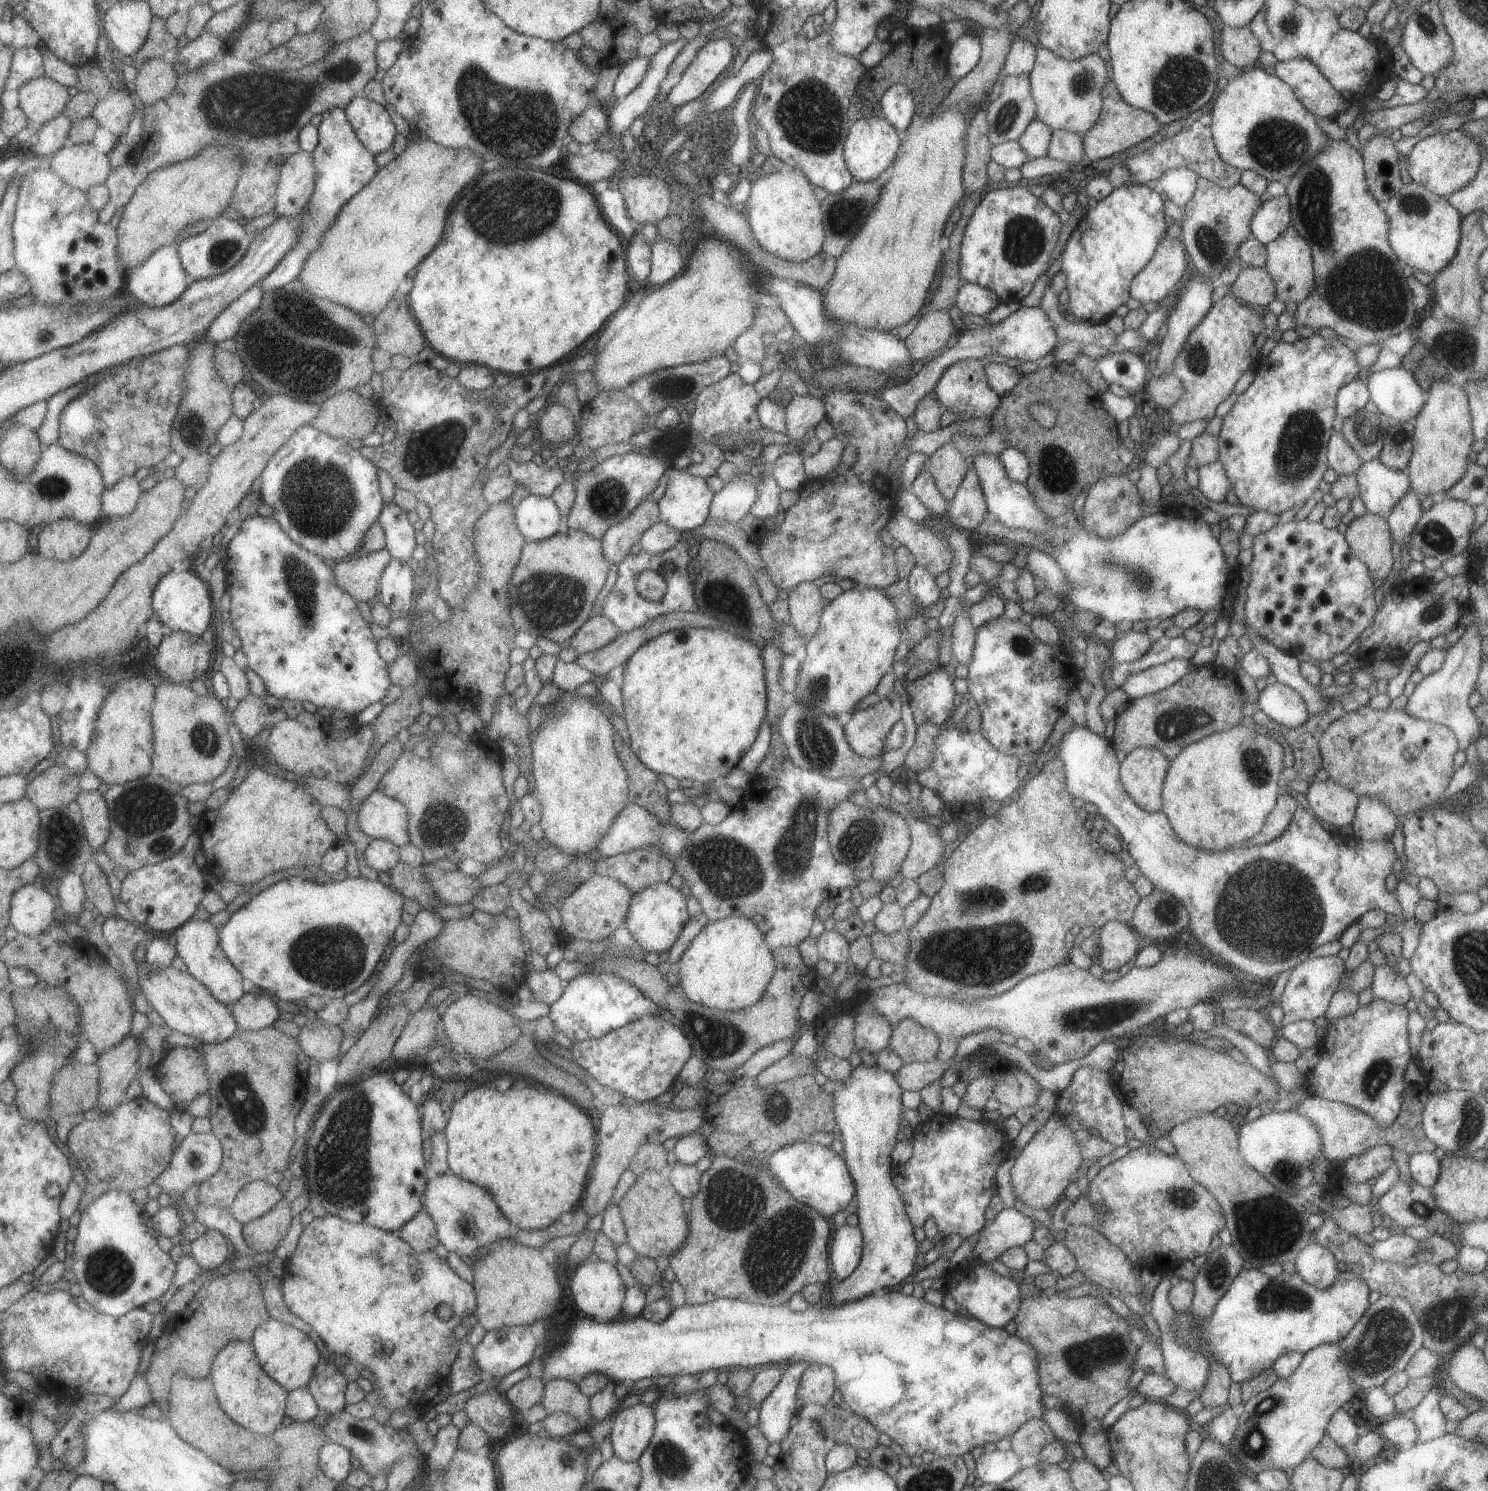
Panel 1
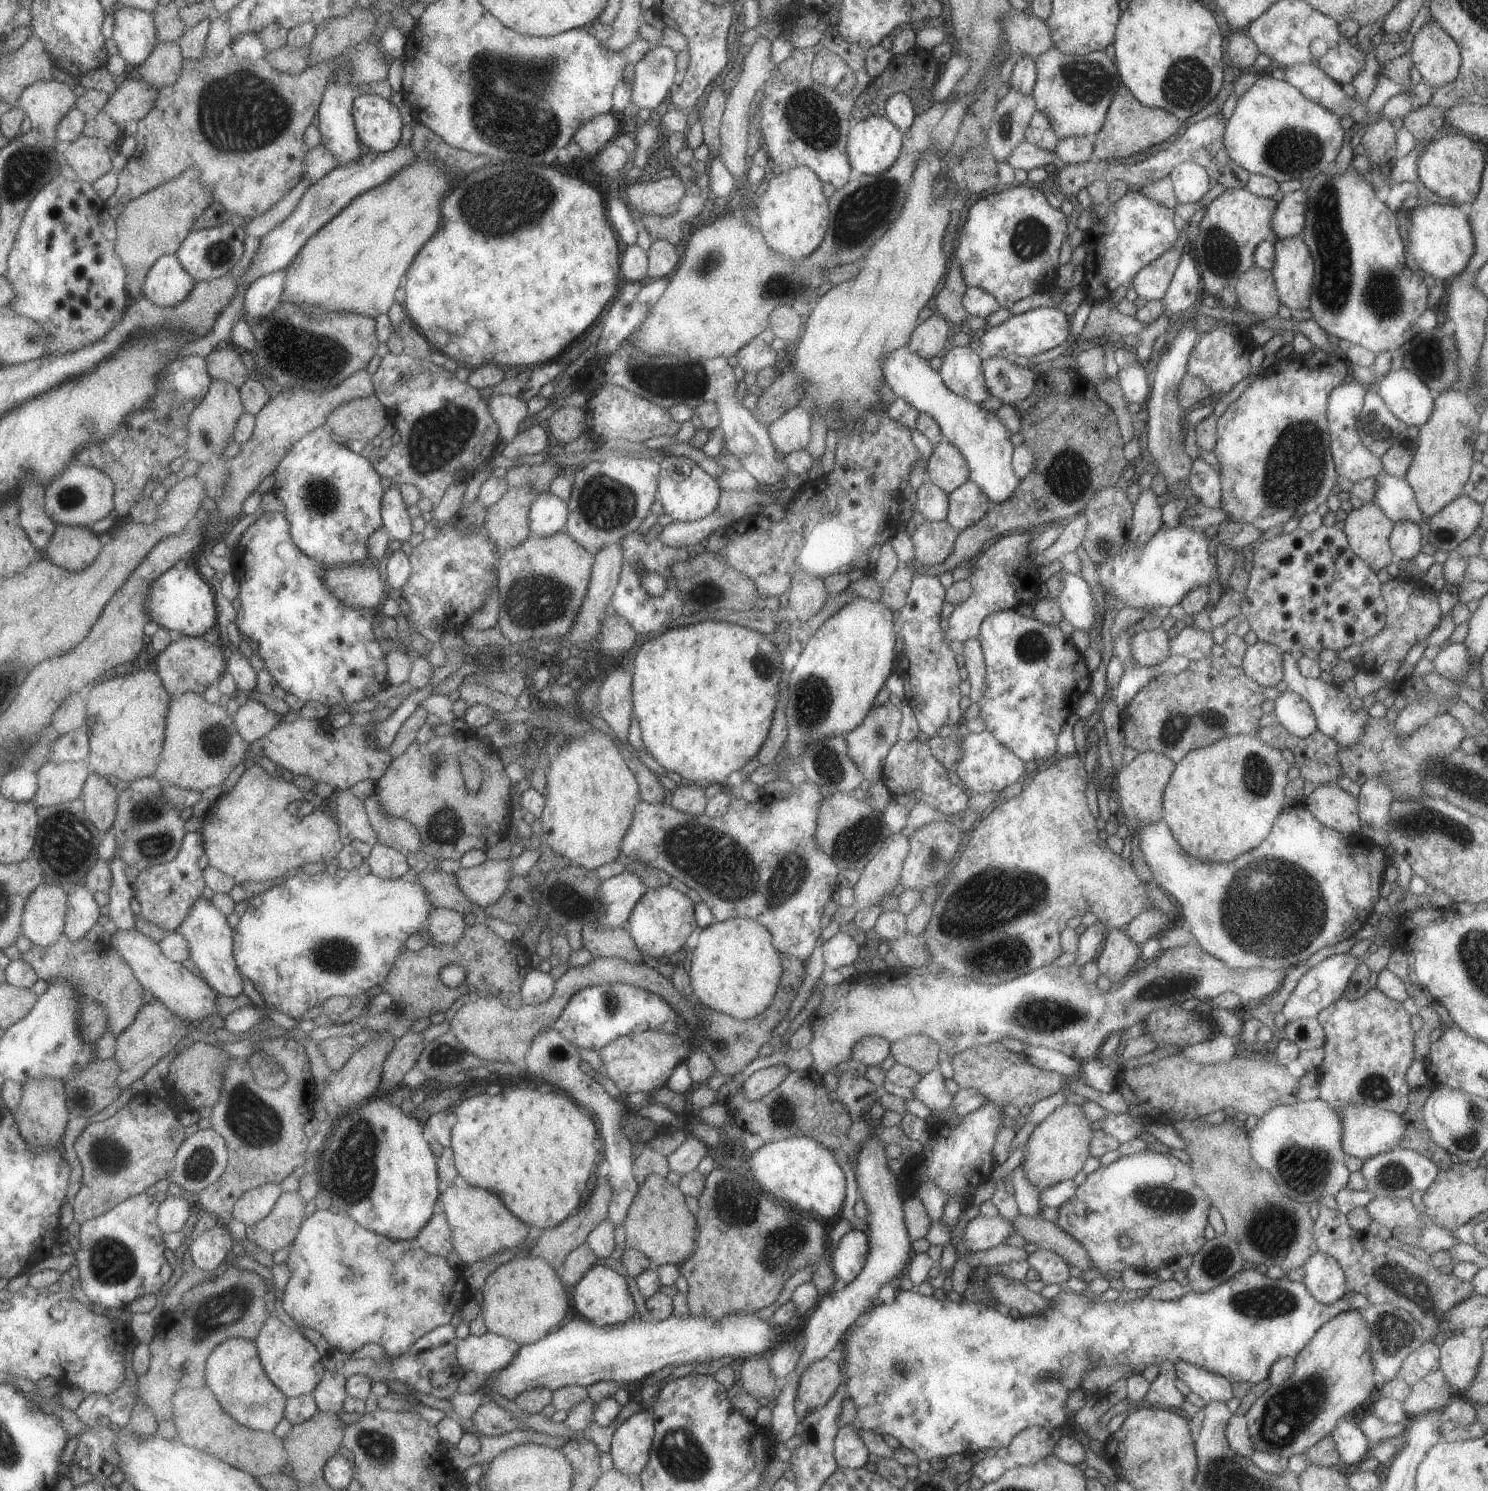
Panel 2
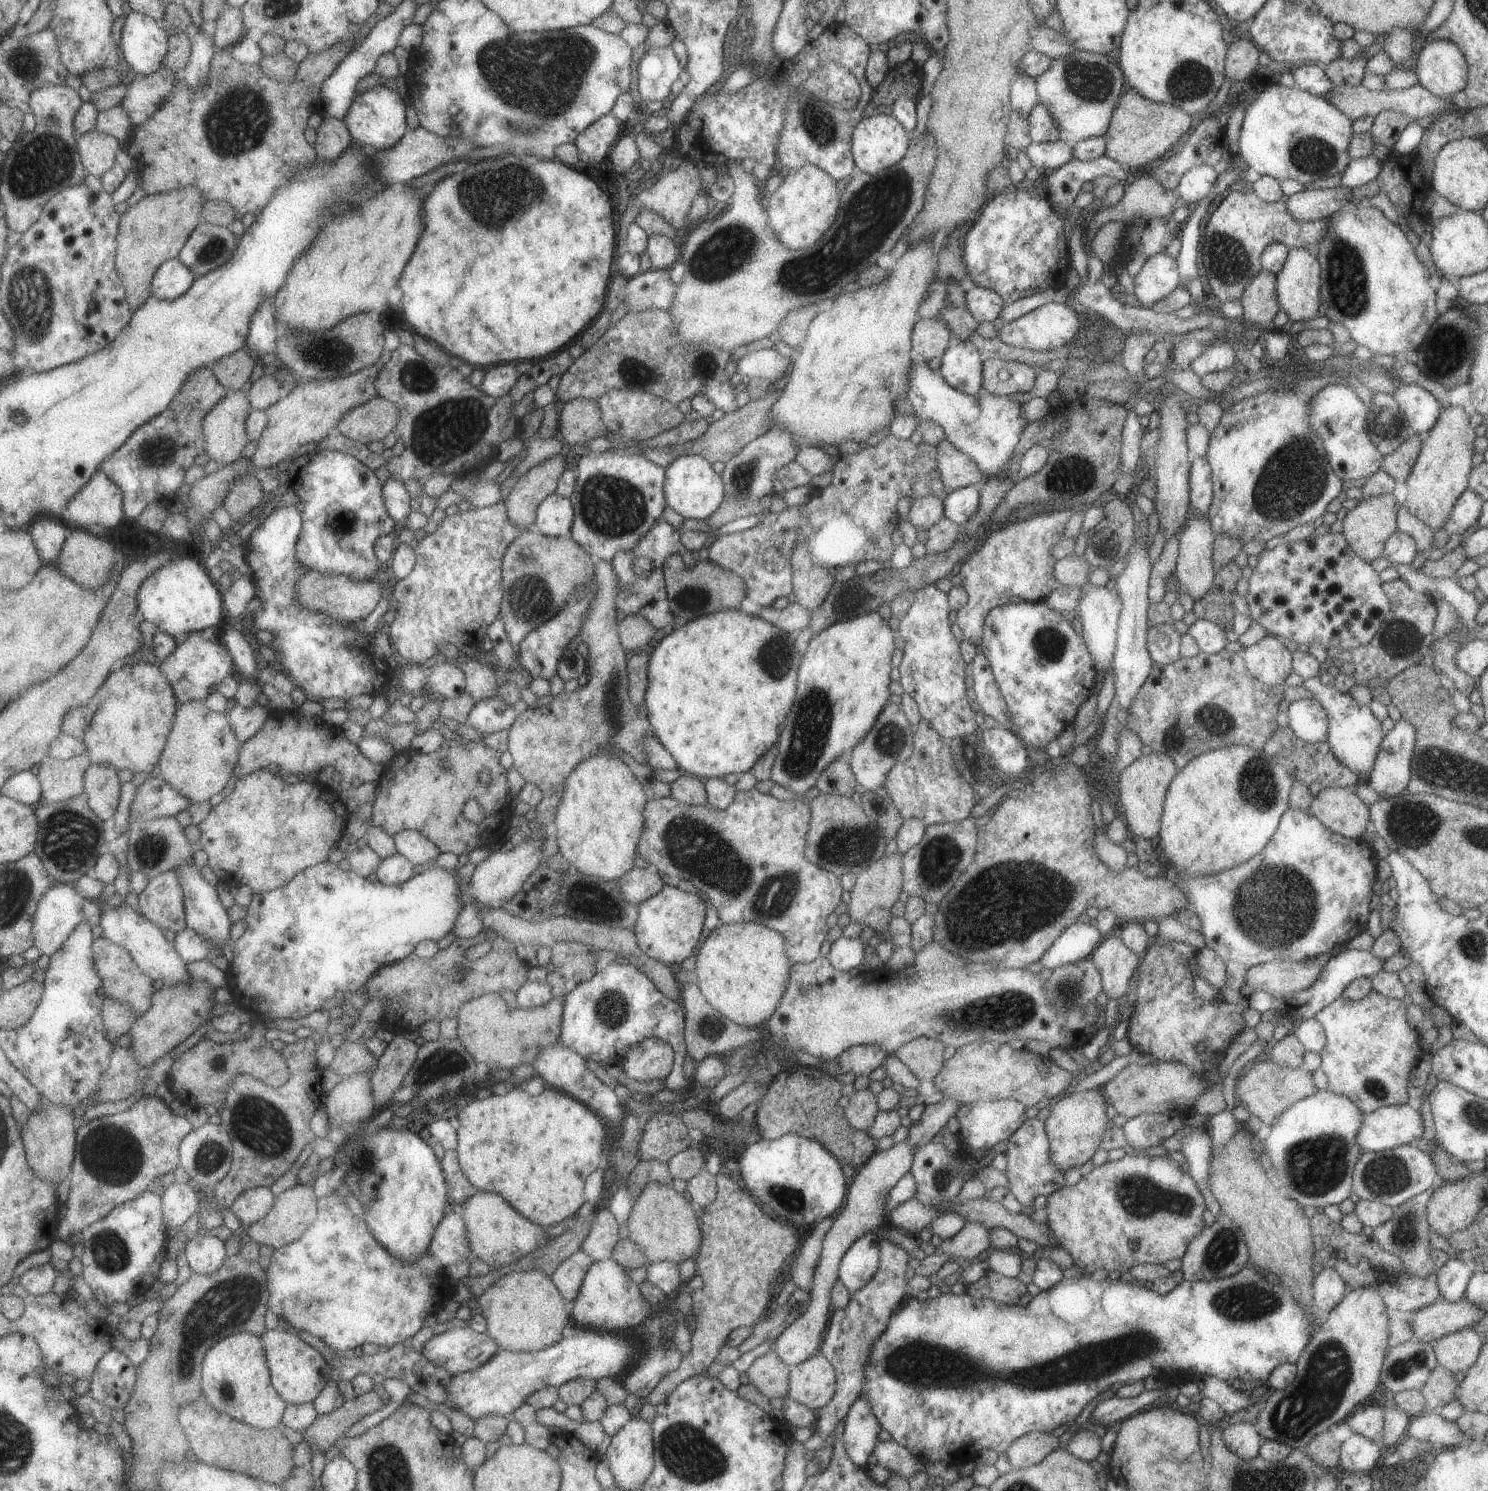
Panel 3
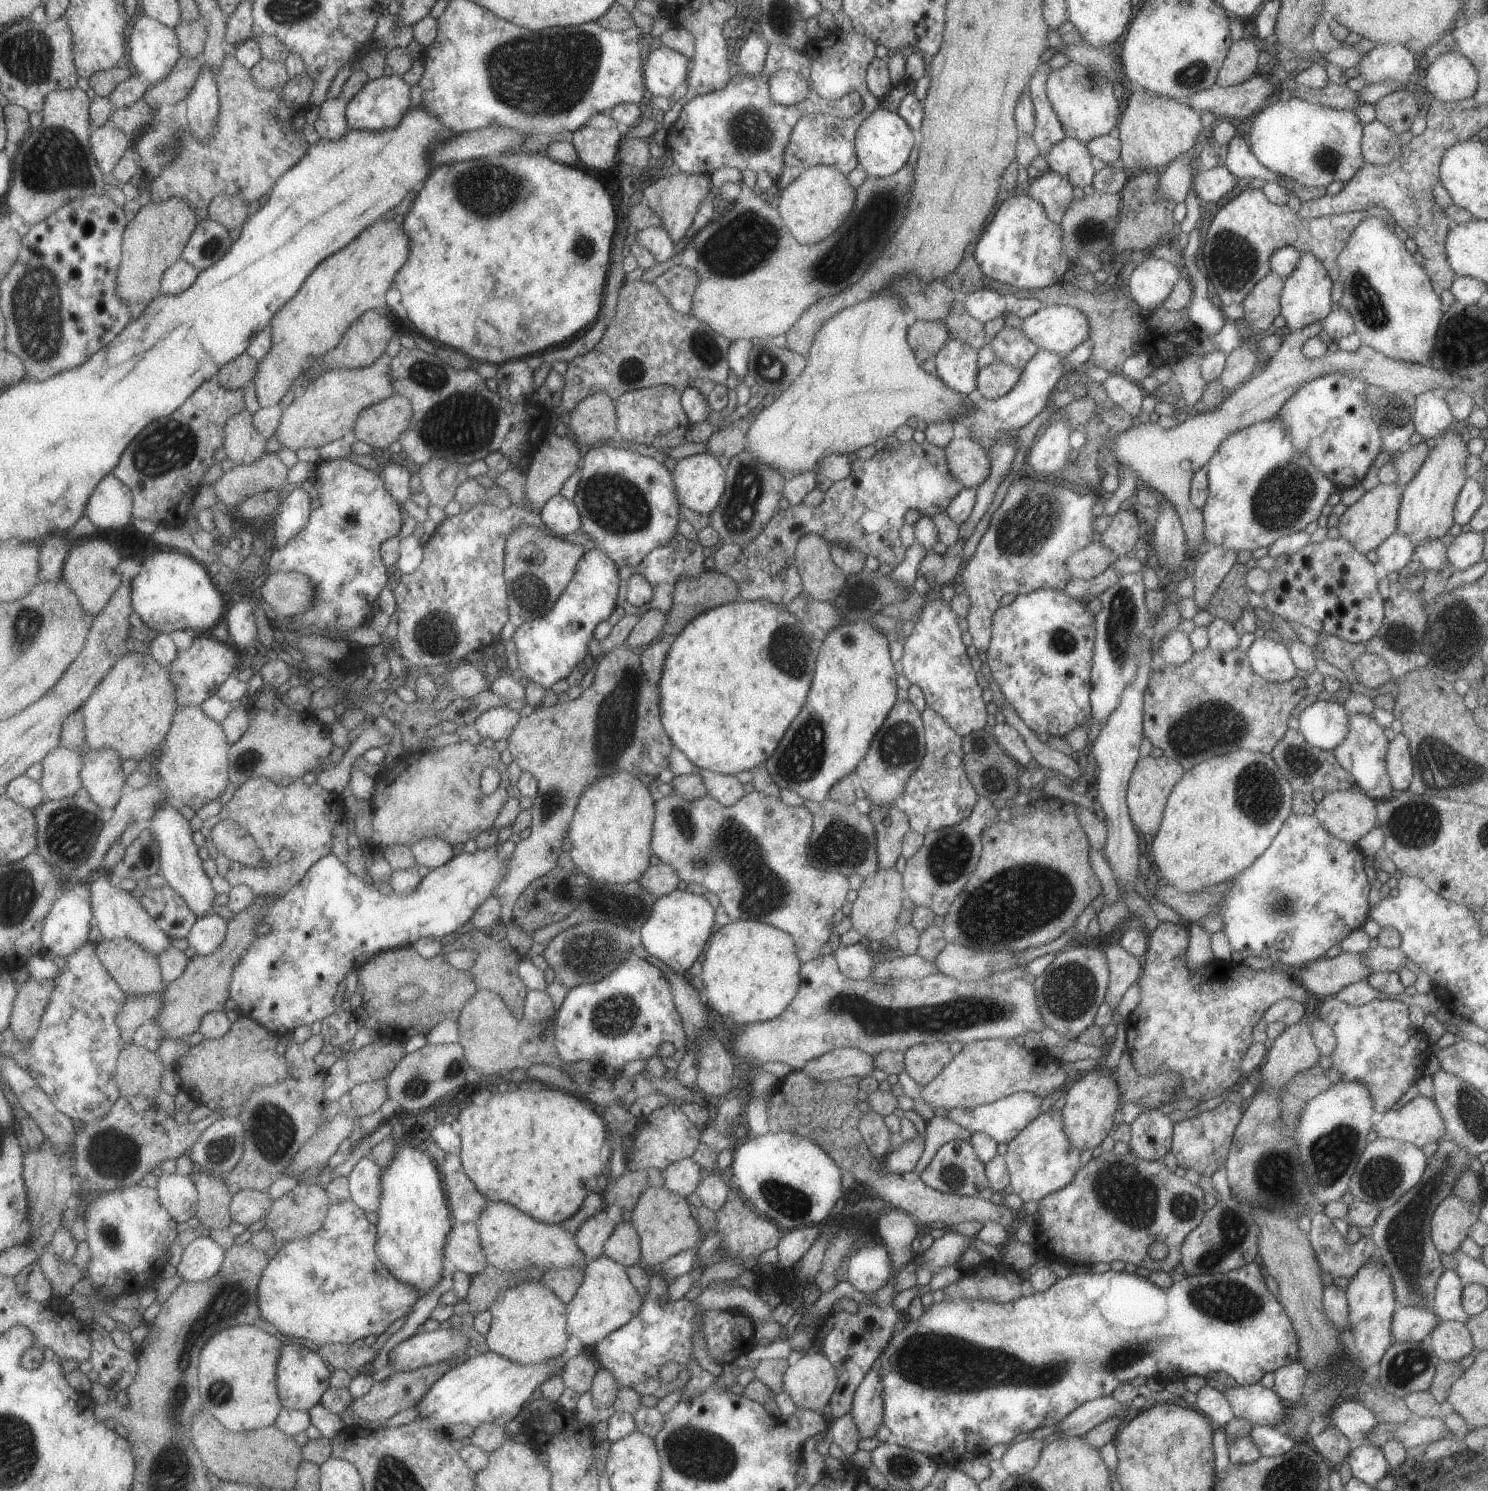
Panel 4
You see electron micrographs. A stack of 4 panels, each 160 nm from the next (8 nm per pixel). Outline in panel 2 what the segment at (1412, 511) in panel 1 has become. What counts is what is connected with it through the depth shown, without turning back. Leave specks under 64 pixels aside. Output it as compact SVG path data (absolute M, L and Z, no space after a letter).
M1397 520L1388 539L1394 560L1410 560L1419 553L1423 527L1411 520Z

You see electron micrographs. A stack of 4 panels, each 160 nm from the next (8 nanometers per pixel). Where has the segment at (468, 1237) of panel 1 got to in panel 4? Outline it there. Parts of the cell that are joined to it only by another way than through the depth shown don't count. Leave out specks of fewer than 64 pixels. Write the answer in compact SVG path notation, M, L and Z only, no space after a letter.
M487 1201L486 1204L475 1224L488 1265L509 1272L539 1268L541 1274L565 1267L584 1269L586 1258L576 1243L576 1236L563 1223L545 1224L506 1202Z

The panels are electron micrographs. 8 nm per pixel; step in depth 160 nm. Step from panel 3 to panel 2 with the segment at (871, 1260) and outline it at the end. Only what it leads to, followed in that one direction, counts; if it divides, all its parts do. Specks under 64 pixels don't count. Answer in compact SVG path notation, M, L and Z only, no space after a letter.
M857 1227L844 1234L832 1252L831 1268L838 1284L849 1284L865 1265L867 1236Z

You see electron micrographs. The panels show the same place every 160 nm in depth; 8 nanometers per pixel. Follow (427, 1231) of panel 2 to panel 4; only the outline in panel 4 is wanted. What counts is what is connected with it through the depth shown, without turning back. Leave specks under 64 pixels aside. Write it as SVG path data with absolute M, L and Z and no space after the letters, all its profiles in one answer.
M455 1223L446 1236L445 1251L449 1266L470 1276L483 1272L488 1265L475 1223Z

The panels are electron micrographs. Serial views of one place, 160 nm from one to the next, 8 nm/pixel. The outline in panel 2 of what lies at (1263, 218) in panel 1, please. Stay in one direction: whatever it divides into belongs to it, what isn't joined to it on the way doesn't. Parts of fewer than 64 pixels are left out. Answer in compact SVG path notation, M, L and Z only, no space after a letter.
M1297 190L1283 194L1276 203L1275 212L1271 214L1269 228L1277 236L1277 239L1293 237L1303 231L1305 192Z

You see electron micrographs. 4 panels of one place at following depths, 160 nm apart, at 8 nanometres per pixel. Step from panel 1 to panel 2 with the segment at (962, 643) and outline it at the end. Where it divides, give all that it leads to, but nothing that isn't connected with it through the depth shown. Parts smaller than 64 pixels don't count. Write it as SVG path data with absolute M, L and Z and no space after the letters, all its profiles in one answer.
M967 638L963 646L963 664L967 669L967 679L971 685L969 700L977 703L983 696L983 676L985 676L985 664L979 642L975 638Z

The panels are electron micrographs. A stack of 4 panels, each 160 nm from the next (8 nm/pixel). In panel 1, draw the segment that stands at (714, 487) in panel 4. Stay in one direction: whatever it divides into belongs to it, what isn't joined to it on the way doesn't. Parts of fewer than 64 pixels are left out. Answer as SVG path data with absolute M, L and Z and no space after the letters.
M669 464L664 470L666 489L657 503L659 520L677 531L693 530L706 520L713 491L705 479Z

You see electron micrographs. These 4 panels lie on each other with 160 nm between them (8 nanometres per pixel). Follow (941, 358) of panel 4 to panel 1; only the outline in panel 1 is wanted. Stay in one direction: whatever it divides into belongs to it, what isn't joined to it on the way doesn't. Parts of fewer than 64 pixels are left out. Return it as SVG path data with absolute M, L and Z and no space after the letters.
M979 359L961 360L945 368L932 392L936 395L935 400L943 409L957 415L957 418L953 420L990 418L1000 402L1000 397L987 385L984 366Z

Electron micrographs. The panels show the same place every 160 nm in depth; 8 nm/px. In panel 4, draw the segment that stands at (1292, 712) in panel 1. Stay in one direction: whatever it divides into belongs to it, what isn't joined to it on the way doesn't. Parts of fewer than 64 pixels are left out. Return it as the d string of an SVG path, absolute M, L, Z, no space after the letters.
M1323 696L1299 714L1298 731L1304 736L1309 744L1320 749L1332 751L1340 742L1343 742L1344 736L1348 733L1348 712L1341 702L1331 702Z

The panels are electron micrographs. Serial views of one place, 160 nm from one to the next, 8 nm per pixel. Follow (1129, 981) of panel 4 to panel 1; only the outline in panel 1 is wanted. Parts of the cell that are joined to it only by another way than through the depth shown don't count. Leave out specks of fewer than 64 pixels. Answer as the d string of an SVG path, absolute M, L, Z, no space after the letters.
M1108 921L1098 934L1096 962L1105 973L1117 972L1126 963L1130 964L1143 943L1129 924L1118 921Z

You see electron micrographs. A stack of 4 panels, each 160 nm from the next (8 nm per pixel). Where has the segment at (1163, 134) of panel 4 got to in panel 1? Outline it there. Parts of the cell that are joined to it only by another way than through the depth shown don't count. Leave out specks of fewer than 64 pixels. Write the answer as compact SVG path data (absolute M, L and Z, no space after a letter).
M1107 81L1102 90L1102 105L1095 124L1082 134L1082 150L1091 161L1107 158L1153 136L1159 130L1155 117L1144 110L1129 106L1118 93L1115 83Z

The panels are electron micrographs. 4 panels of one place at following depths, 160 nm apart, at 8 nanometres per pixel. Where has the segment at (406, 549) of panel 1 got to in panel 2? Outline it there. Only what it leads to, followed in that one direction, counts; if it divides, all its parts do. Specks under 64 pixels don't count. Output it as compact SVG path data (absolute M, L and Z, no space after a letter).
M393 484L386 491L383 498L382 518L383 529L388 532L392 540L398 540L401 544L411 540L411 535L414 535L413 522L399 486Z

